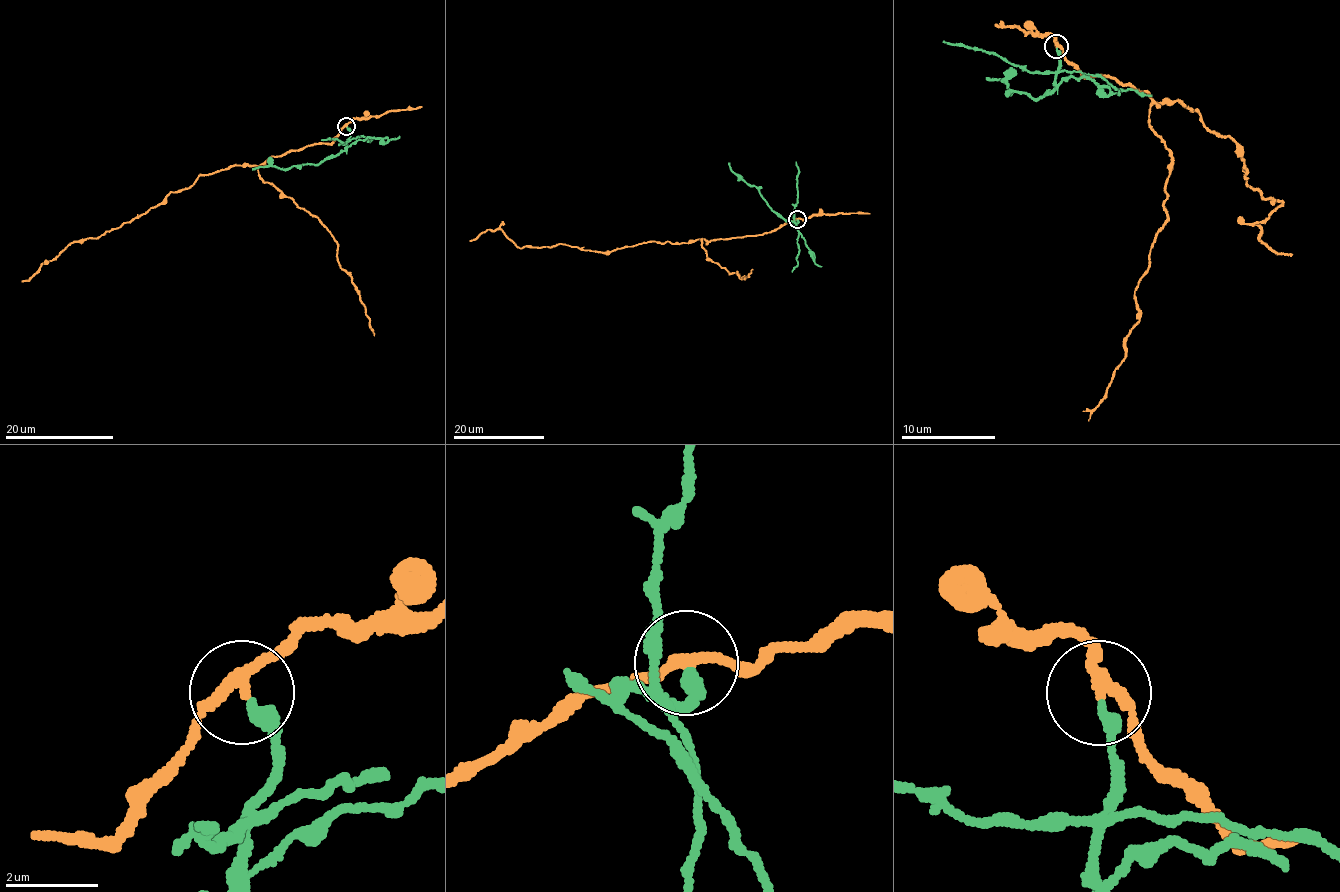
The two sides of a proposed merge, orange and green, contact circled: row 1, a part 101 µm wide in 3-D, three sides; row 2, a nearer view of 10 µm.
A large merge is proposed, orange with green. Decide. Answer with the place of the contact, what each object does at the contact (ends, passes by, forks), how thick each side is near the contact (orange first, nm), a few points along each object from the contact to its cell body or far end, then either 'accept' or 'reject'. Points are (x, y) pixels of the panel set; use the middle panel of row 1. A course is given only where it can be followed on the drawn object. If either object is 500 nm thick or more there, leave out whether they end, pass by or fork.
(797, 219) | orange passes by | green ends | 240/300 nm | orange via (797, 218), (754, 235), (650, 241), (612, 251), (565, 244), (519, 247), (498, 229), (469, 241) | green via (797, 220), (792, 221), (772, 210), (754, 186), (739, 178), (729, 163) | reject

